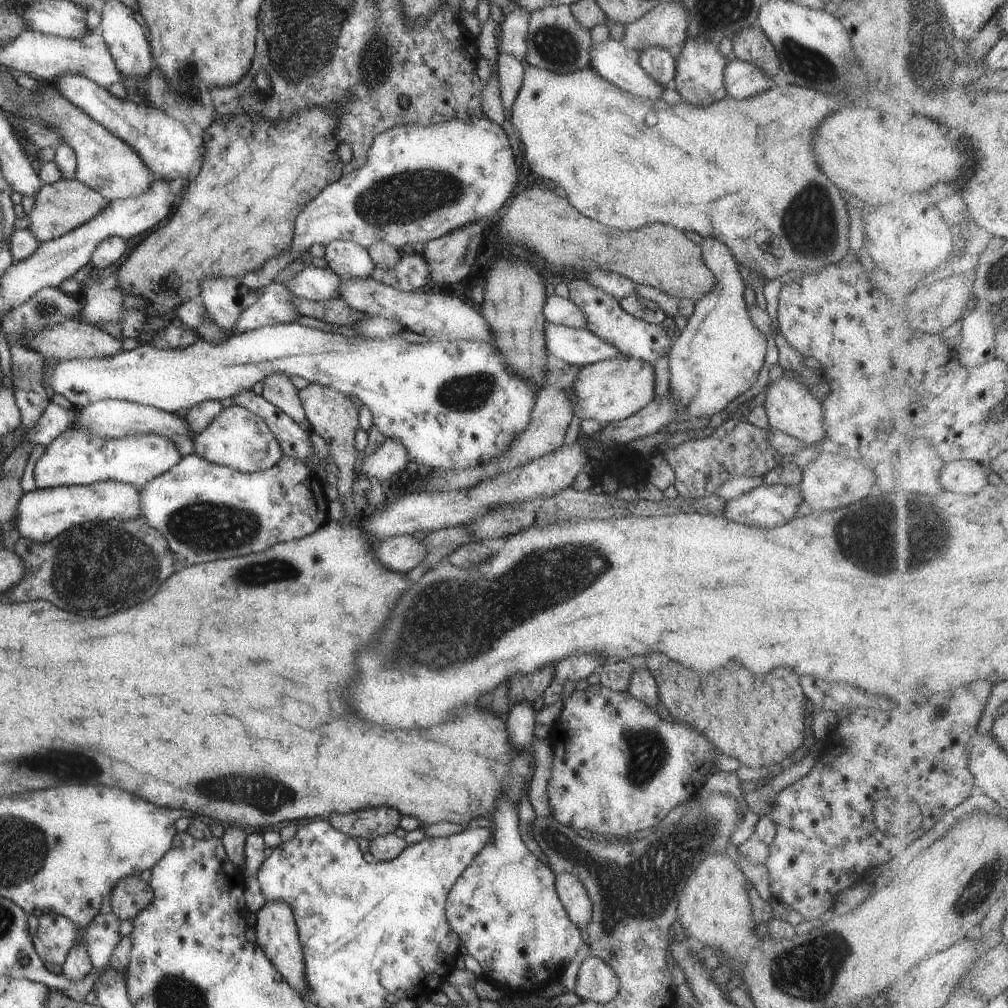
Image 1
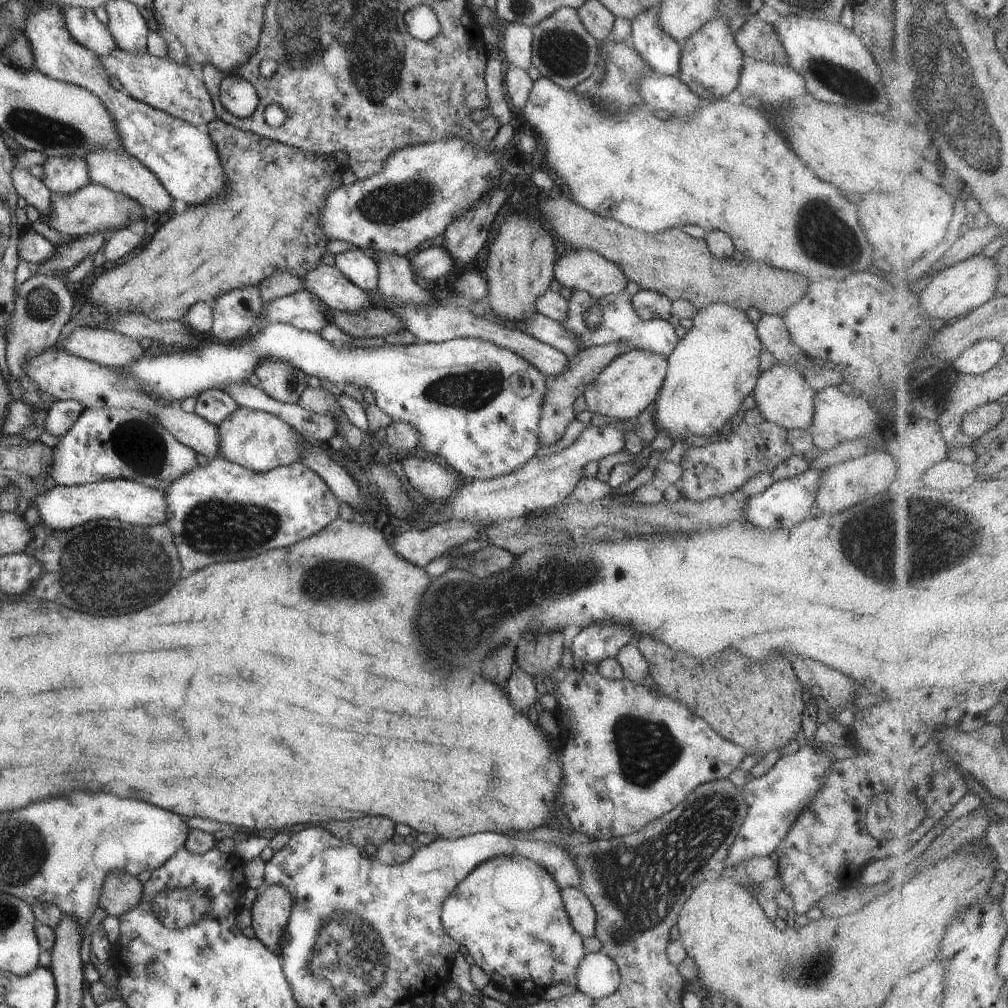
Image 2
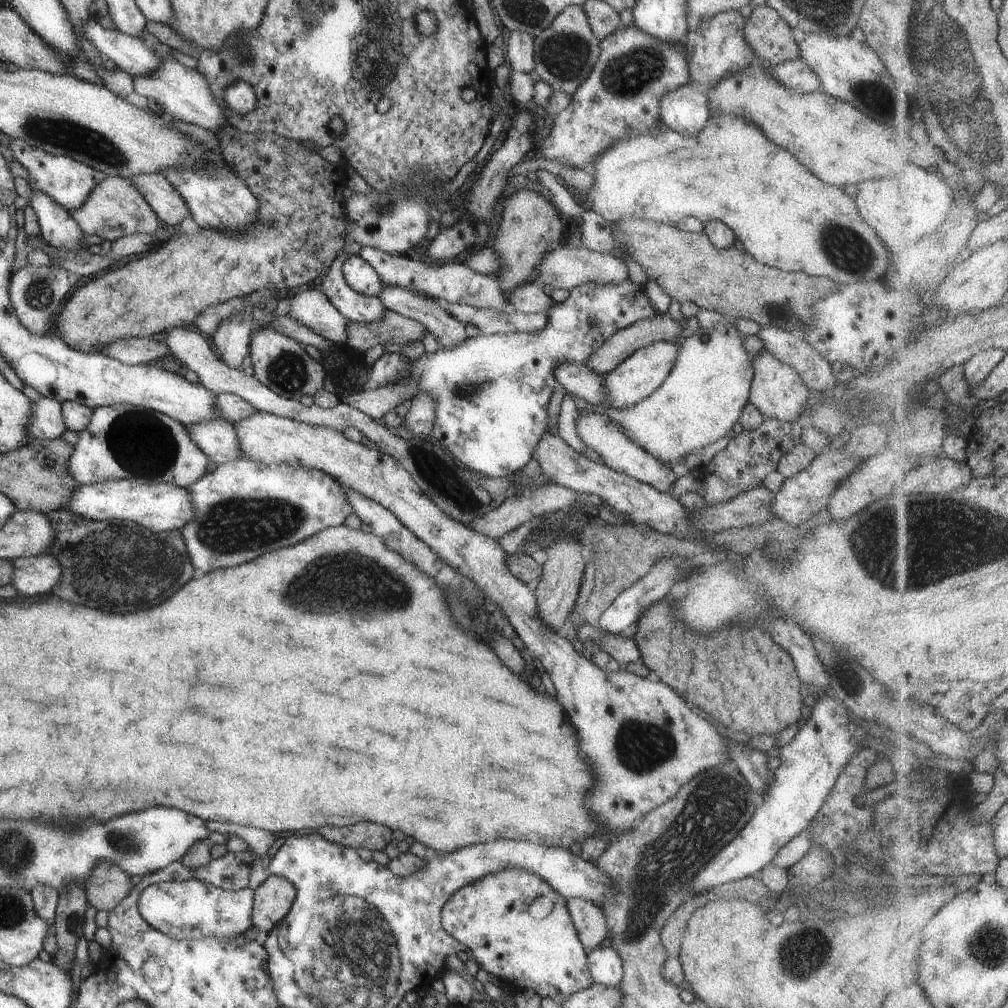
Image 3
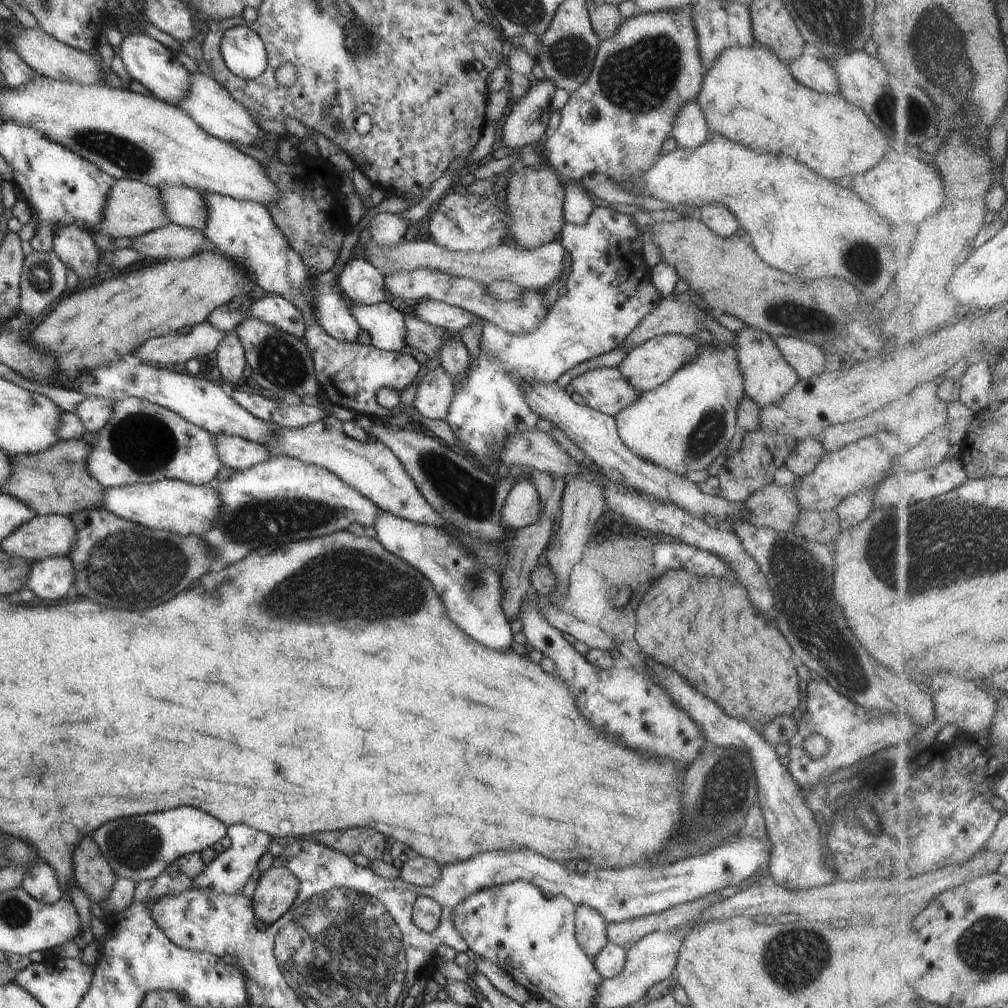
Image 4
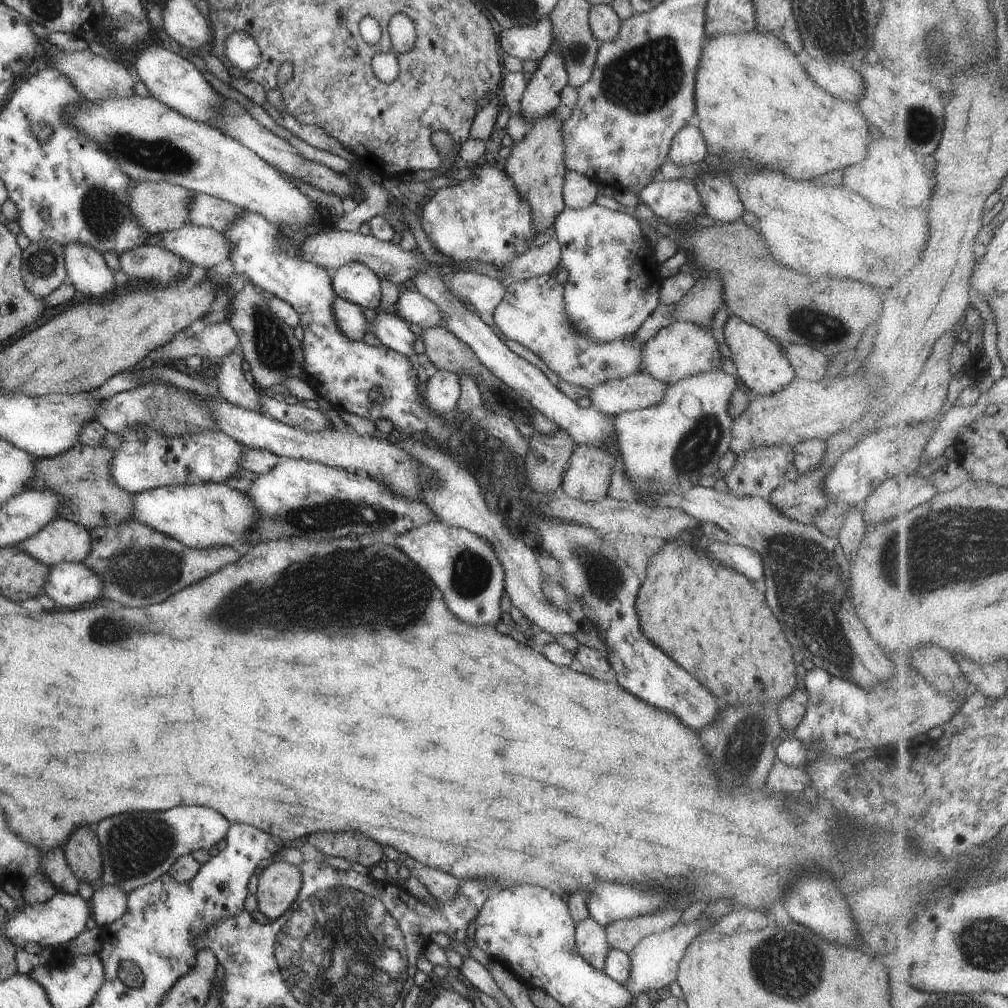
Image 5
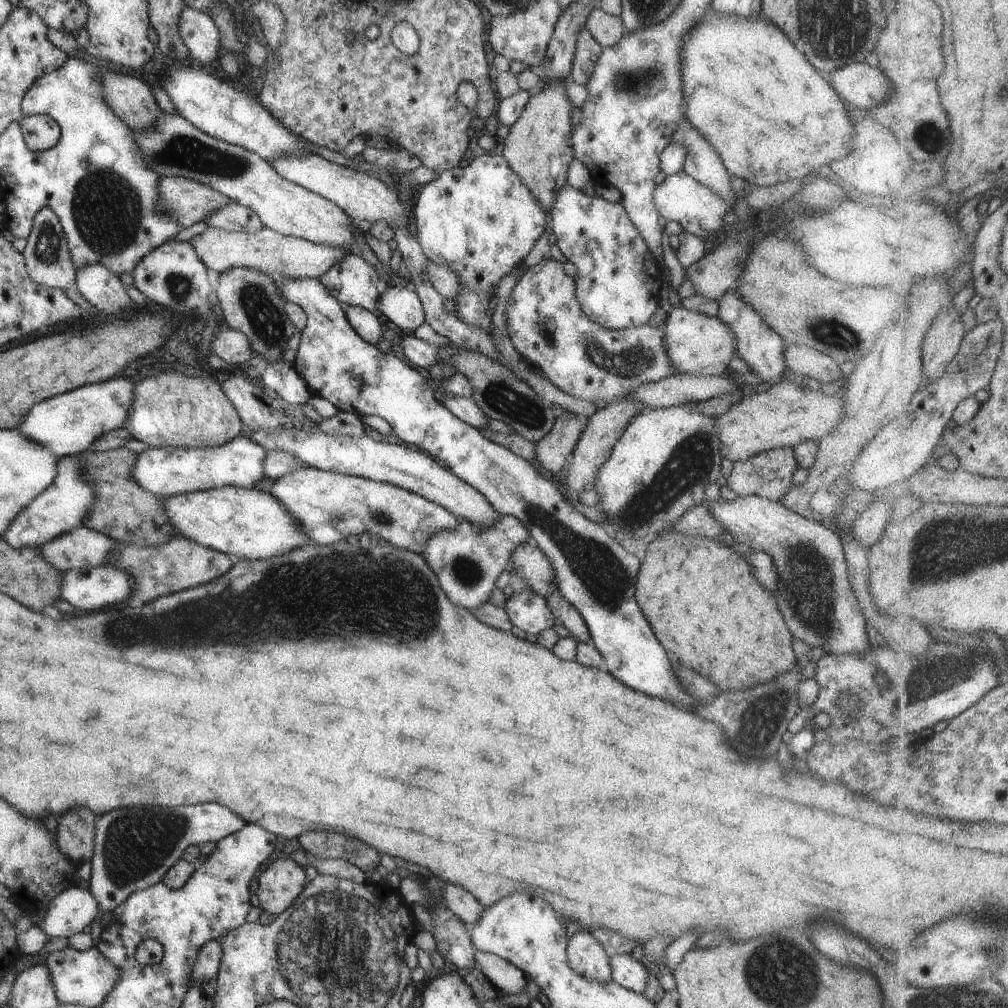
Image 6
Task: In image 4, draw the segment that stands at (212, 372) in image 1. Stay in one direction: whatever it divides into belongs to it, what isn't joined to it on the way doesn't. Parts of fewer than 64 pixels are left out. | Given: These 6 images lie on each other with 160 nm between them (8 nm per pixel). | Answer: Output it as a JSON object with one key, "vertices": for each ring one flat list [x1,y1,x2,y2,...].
{"vertices":[[603,206,593,207,589,217,585,220,585,224,581,224,581,226,573,226,573,224,564,223,561,232,559,232,559,236,561,236,559,242,561,246,563,246,563,249,565,248,565,250,569,252,569,258,571,259,571,264,568,266,569,276,567,276,567,282,564,284,567,288,565,295,561,296,561,298,559,297,547,308,547,313,543,320,535,326,533,332,529,332,528,334,510,334,503,332,501,328,497,328,495,324,486,323,484,325,482,328,482,336,479,340,479,353,477,357,469,360,469,368,465,370,463,378,455,378,455,376,450,378,452,382,451,403,449,404,449,409,444,419,453,432,455,439,459,440,462,446,466,445,467,449,465,454,471,455,481,466,490,465,492,461,499,460,501,448,503,448,503,444,505,444,505,440,507,440,509,436,521,434,521,432,527,432,527,430,536,428,535,426,539,416,527,406,527,402,525,402,525,398,523,398,523,388,525,388,527,384,549,384,549,382,555,382,564,372,573,368,575,365,608,353,616,347,619,347,621,340,623,340,651,310,654,310,658,306,661,299,659,298,659,294,657,294,657,290,655,290,655,288,651,286,651,282,649,282,649,268,644,263,641,253,636,253,631,250,631,243,639,234,639,228,633,222,632,217,610,210,608,207,603,208]]}

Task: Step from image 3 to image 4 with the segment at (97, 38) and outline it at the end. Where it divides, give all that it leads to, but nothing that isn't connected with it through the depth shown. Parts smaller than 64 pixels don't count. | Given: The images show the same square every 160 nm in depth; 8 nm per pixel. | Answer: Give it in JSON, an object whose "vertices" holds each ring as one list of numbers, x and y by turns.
{"vertices":[[126,32,117,49,128,77,144,86,155,99,169,105,177,105,181,98,187,96,189,72,163,44,149,38,144,32,138,34]]}

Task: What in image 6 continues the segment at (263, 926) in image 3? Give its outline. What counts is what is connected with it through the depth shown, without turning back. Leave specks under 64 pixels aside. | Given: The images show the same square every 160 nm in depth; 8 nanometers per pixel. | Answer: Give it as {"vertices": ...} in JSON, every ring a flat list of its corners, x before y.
{"vertices":[[276,859,257,874,257,890,260,909,272,915,282,913,303,890,305,867,292,859]]}

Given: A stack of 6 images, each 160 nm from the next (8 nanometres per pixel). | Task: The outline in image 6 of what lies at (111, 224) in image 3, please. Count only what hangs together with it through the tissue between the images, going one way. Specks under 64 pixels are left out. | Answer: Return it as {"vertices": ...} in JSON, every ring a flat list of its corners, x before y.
{"vertices":[[159,177,158,180,158,206,156,209,173,215,181,228,191,226,193,223,205,221,212,212,218,211,221,207,233,203,229,197,209,188,207,185,198,183,196,180,189,180,183,177]]}

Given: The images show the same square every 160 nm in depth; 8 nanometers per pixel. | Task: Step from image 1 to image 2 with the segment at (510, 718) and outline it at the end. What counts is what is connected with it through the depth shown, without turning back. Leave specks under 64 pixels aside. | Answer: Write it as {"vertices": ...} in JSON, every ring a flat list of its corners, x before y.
{"vertices":[[514,668,511,671,504,690,508,694,510,703,523,714,531,704,536,705,536,700,539,697,535,691,532,676,529,676,523,669]]}

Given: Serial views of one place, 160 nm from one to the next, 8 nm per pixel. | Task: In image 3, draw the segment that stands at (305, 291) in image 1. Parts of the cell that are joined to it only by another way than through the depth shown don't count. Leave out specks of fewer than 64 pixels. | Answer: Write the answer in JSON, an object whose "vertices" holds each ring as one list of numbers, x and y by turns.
{"vertices":[[339,251,330,267,323,273,321,291,329,302,348,321,354,323,370,323,381,320,386,308,379,297,368,297,352,291,342,275,341,265,348,257,347,253]]}

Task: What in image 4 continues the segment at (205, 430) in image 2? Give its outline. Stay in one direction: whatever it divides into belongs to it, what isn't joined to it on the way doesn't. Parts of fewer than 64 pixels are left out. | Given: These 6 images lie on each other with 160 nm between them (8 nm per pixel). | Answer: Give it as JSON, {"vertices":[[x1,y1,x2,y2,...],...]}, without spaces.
{"vertices":[[217,434,213,440,215,440,215,452,219,462,232,469,249,468,272,458,263,445,244,440,239,436]]}

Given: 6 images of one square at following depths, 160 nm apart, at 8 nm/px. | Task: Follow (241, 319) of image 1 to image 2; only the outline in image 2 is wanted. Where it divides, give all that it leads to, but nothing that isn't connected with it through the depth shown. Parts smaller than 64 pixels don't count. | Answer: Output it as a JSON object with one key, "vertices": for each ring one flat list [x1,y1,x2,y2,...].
{"vertices":[[309,291,294,293,263,303,260,314,268,323,287,323,295,328,319,334,327,324,322,302]]}

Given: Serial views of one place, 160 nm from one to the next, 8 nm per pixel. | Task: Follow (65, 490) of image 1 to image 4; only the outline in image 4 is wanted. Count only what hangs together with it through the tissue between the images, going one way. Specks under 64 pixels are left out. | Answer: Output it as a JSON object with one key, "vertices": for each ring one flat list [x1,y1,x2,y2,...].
{"vertices":[[163,479,152,483,107,487,97,508,103,508,119,518,154,531,201,537,203,532,207,532,207,528,211,528,211,520,215,518,219,505,217,492,211,488,211,484,193,485,179,480]]}

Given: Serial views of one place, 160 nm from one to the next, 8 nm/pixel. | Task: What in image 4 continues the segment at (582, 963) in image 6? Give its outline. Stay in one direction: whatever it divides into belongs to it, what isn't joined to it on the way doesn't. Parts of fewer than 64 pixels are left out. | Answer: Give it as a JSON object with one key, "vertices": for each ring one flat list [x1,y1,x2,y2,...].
{"vertices":[[575,905,574,935,581,950,591,960,608,942,607,925,596,910,585,905]]}

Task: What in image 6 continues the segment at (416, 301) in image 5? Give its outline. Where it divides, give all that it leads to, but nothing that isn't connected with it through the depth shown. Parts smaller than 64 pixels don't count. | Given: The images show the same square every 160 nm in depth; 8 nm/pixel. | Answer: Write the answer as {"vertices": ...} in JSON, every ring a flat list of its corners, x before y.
{"vertices":[[391,284,379,294,378,306,378,315,406,333,411,333,425,321,417,294,399,284]]}

